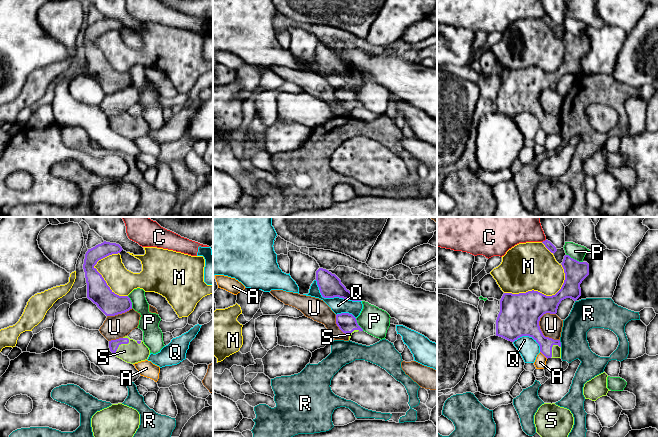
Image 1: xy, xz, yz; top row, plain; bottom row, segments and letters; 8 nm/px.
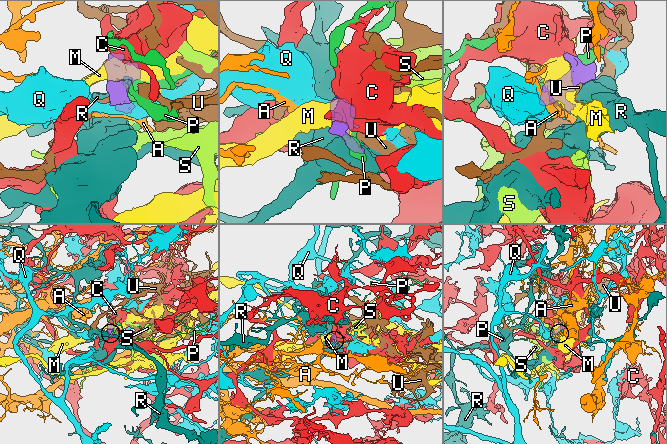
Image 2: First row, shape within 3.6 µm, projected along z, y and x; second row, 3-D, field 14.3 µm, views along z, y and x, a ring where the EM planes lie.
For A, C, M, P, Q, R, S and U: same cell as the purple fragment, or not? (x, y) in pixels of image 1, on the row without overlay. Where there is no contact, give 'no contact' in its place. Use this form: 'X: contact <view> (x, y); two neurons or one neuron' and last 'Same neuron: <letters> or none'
A: contact yz (544, 131); two neurons
C: contact yz (543, 17); two neurons
M: contact yz (541, 69); two neurons
P: contact yz (574, 35); two neurons
Q: contact xz (334, 72); two neurons
R: contact yz (560, 119); two neurons
S: contact xy (122, 119); one neuron
U: contact yz (541, 108); two neurons
Same neuron: S

